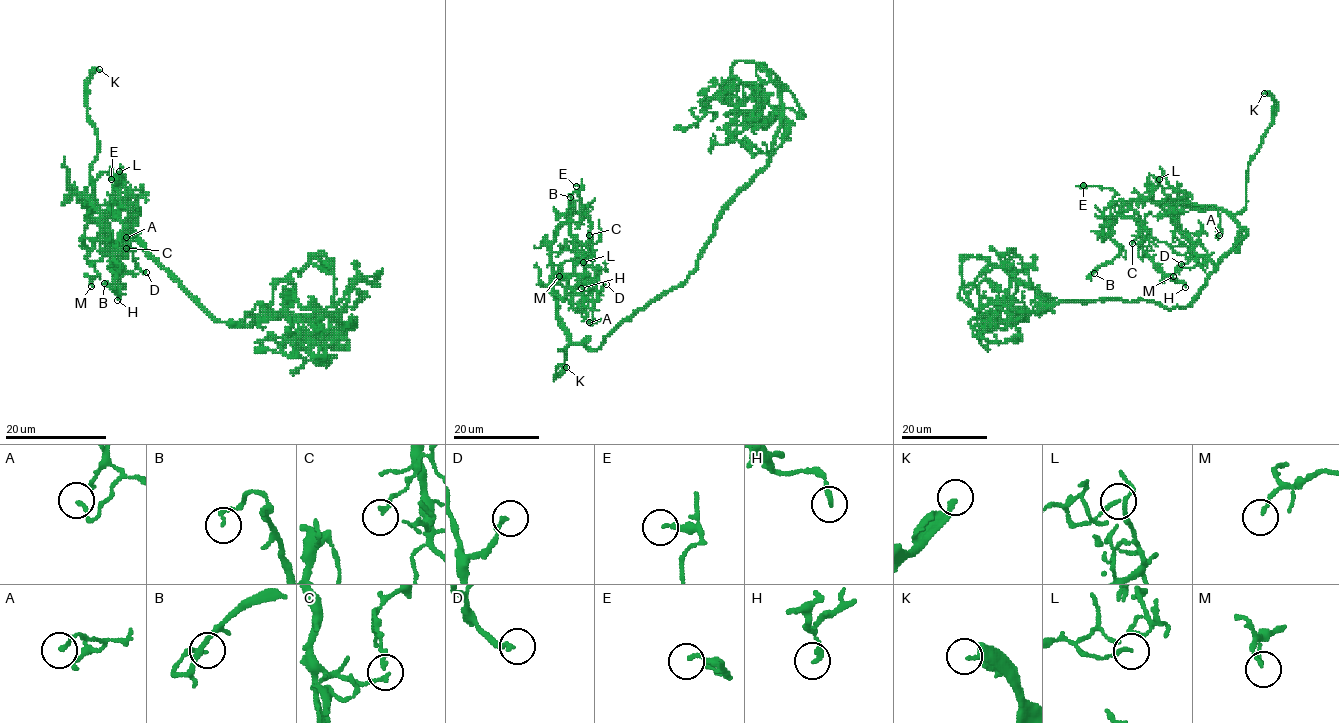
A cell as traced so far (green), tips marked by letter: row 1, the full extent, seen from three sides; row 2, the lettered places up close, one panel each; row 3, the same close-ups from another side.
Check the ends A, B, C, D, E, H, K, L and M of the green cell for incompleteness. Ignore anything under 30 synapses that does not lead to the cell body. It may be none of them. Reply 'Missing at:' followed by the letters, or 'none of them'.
Missing at: K

